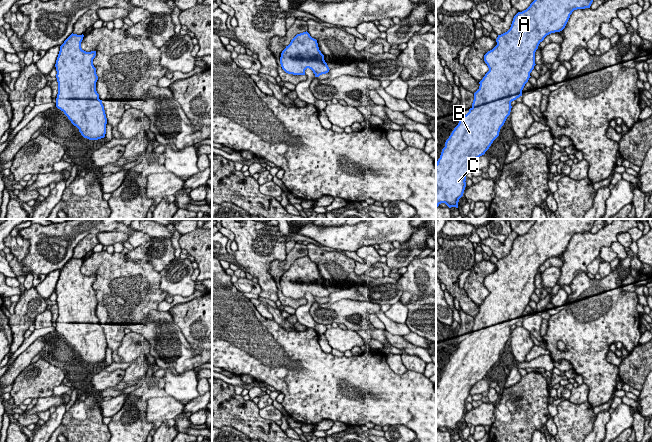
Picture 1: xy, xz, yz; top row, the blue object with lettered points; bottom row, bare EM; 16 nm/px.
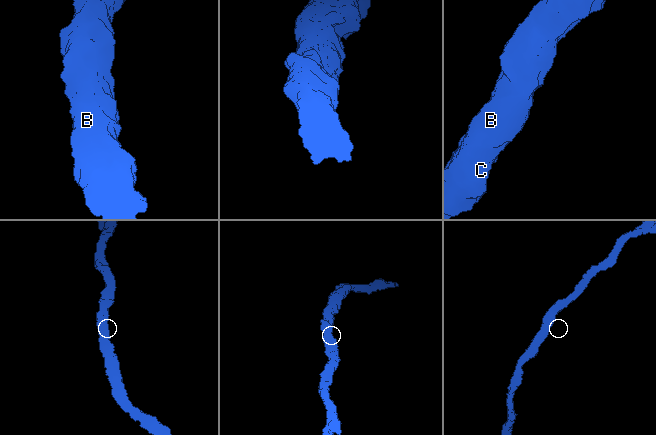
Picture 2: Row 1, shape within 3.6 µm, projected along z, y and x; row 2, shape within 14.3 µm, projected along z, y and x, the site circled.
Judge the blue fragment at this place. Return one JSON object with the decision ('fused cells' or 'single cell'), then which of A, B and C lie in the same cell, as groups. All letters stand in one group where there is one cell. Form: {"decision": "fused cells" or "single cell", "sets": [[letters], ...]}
{"decision": "single cell", "sets": [["A", "B", "C"]]}

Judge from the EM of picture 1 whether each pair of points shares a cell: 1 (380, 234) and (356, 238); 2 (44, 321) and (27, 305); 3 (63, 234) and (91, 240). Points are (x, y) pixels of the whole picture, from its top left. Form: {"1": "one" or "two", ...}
{"1": "one", "2": "two", "3": "two"}

